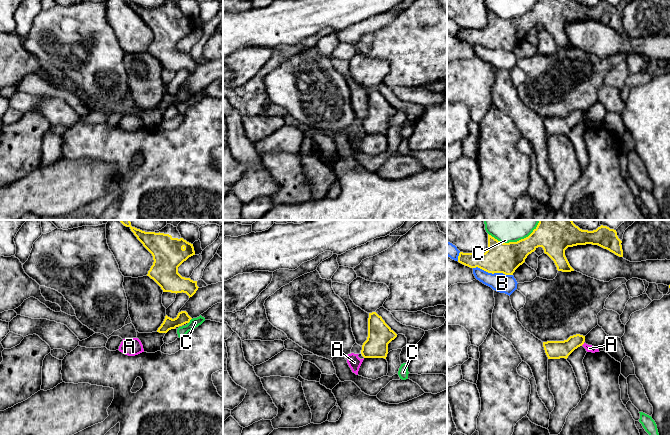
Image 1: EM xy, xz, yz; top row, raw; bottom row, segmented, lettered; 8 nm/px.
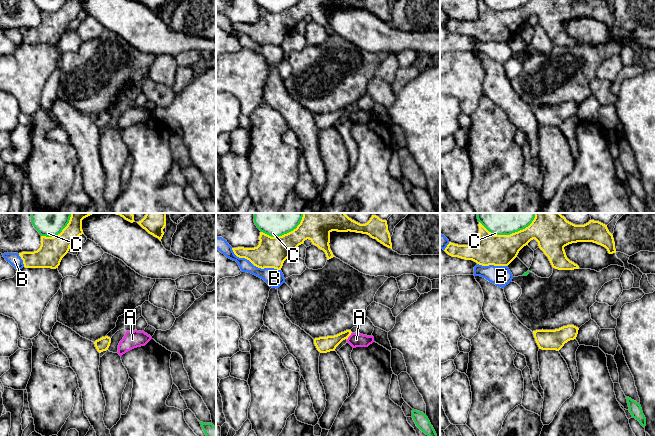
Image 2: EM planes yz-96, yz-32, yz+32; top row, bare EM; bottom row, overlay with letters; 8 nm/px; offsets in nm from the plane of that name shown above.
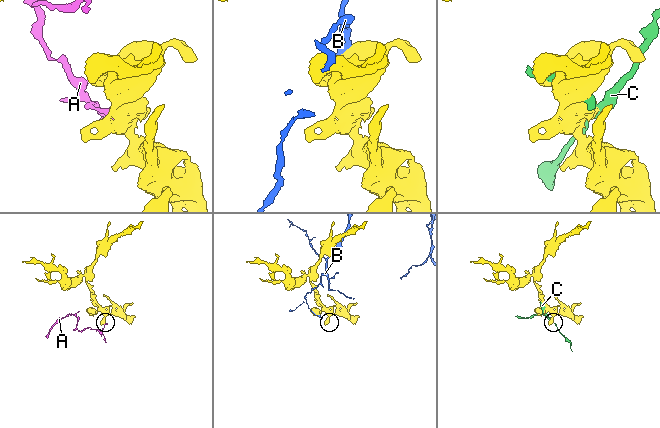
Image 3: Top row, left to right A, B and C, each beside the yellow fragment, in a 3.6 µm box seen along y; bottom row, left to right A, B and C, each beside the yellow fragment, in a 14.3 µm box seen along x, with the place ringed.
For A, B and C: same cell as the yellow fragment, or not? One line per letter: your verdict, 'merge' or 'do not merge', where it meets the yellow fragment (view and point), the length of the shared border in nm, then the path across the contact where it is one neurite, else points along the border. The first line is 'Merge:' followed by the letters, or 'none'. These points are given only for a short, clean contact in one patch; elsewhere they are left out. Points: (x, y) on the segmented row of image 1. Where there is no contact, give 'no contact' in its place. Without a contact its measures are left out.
Merge: none
A: do not merge; meets yellow in yz at (582, 344); contact 40 nm long; border along yz (584, 343), (581, 345)
B: do not merge; meets yellow in yz at (493, 273); contact 320 nm long
C: do not merge; meets yellow in yz at (515, 242); contact 440 nm long

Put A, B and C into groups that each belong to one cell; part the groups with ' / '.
A / B / C

